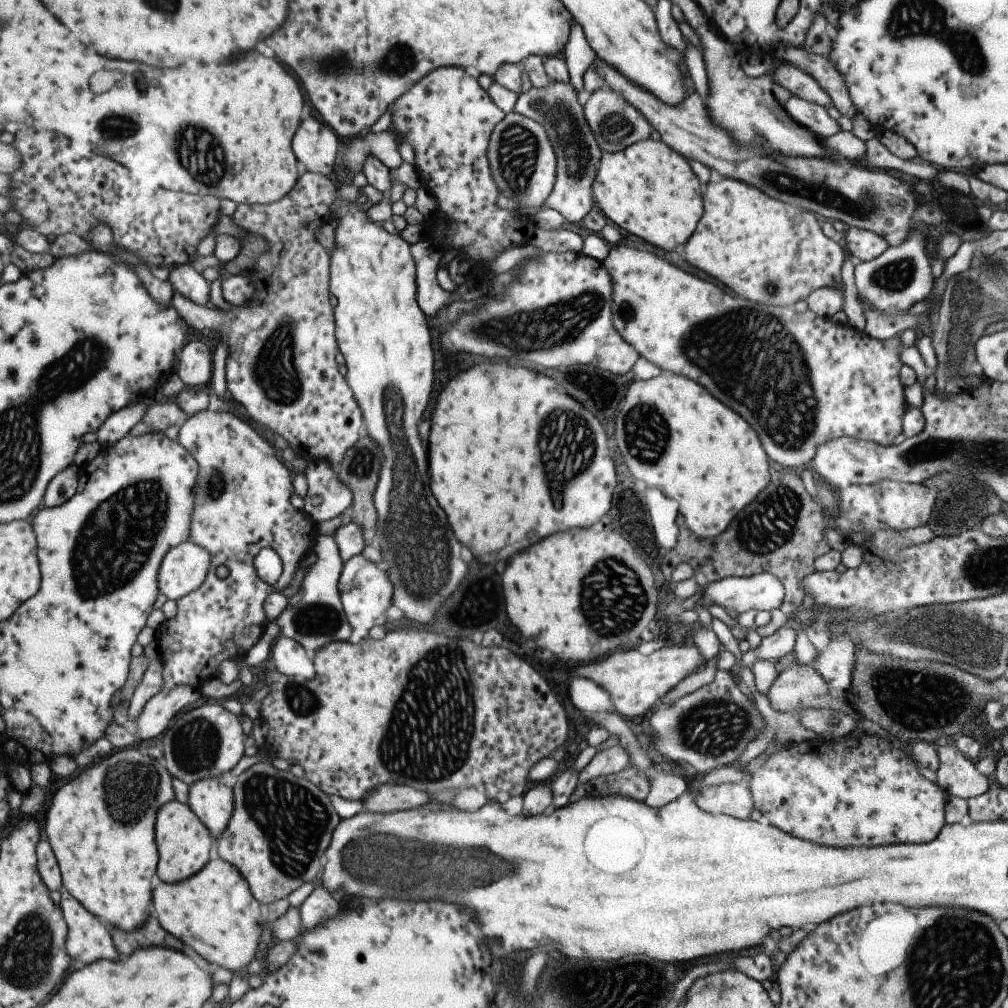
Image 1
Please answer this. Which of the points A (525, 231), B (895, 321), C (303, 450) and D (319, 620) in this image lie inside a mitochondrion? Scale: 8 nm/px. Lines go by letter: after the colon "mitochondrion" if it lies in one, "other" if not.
A: other
B: other
C: other
D: mitochondrion

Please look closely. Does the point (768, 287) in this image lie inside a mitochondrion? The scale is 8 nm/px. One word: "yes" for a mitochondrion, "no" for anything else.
yes

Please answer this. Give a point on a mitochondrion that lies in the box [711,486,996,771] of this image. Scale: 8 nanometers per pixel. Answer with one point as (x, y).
(933, 698)

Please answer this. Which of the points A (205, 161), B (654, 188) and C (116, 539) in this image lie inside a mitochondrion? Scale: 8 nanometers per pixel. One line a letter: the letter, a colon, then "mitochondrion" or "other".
A: mitochondrion
B: other
C: mitochondrion

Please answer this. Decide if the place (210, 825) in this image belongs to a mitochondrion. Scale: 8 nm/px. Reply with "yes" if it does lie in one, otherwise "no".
no

